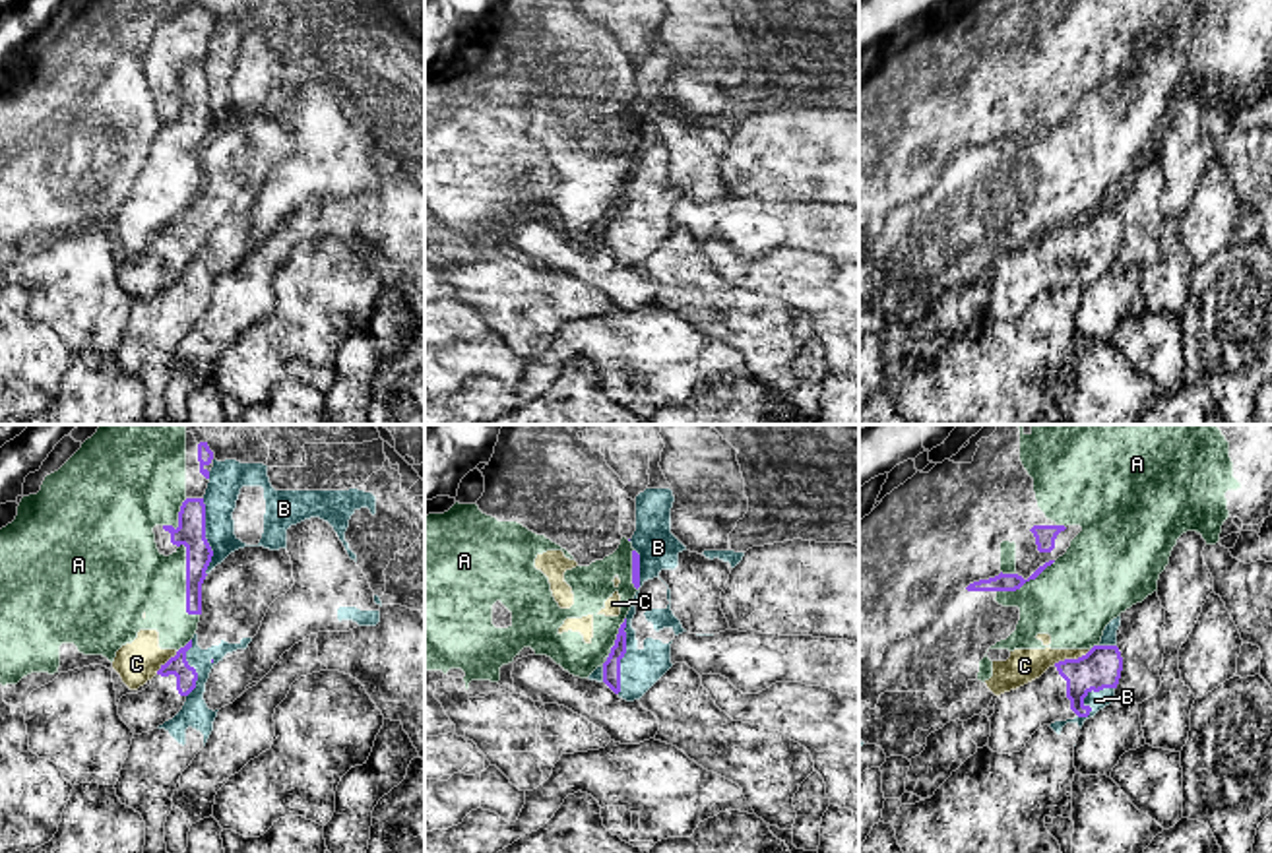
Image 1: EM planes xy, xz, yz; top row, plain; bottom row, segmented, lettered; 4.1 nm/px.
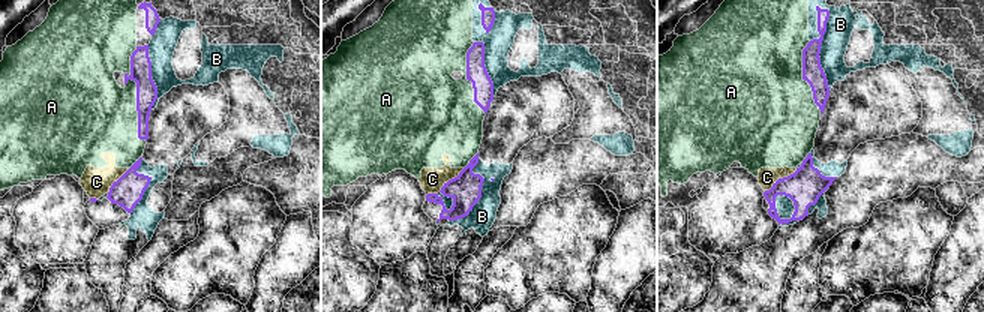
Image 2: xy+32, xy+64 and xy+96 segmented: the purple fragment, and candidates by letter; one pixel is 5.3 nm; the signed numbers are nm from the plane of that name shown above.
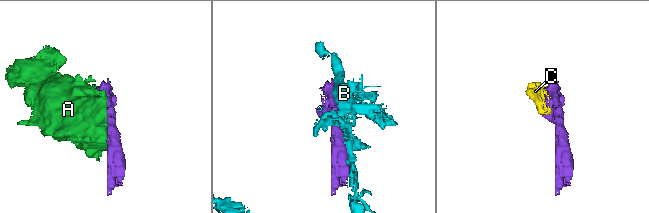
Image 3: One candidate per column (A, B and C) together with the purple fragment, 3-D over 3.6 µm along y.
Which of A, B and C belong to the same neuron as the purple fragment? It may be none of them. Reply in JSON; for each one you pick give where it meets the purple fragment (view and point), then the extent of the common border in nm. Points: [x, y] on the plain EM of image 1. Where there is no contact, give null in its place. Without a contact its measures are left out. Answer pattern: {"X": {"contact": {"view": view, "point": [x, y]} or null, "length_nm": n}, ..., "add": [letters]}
{"C": {"contact": {"view": "yz", "point": [1071, 225]}, "length_nm": 170}, "add": ["C"]}

